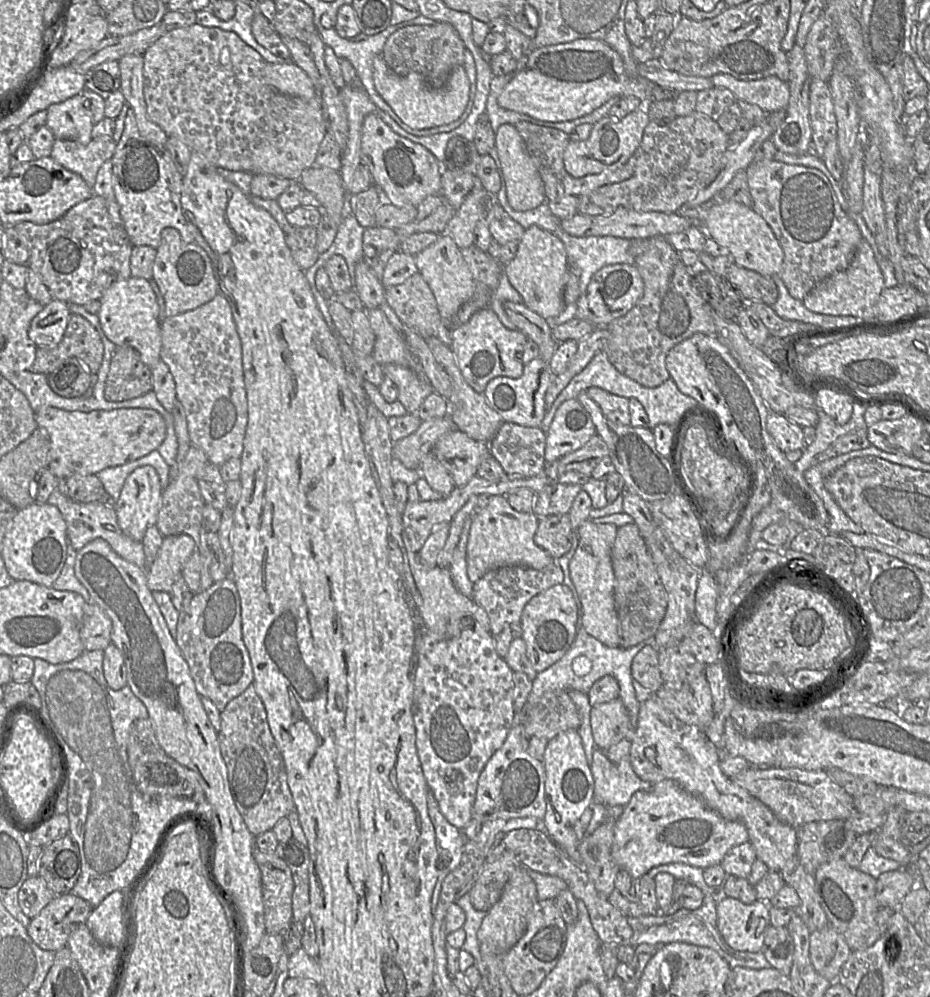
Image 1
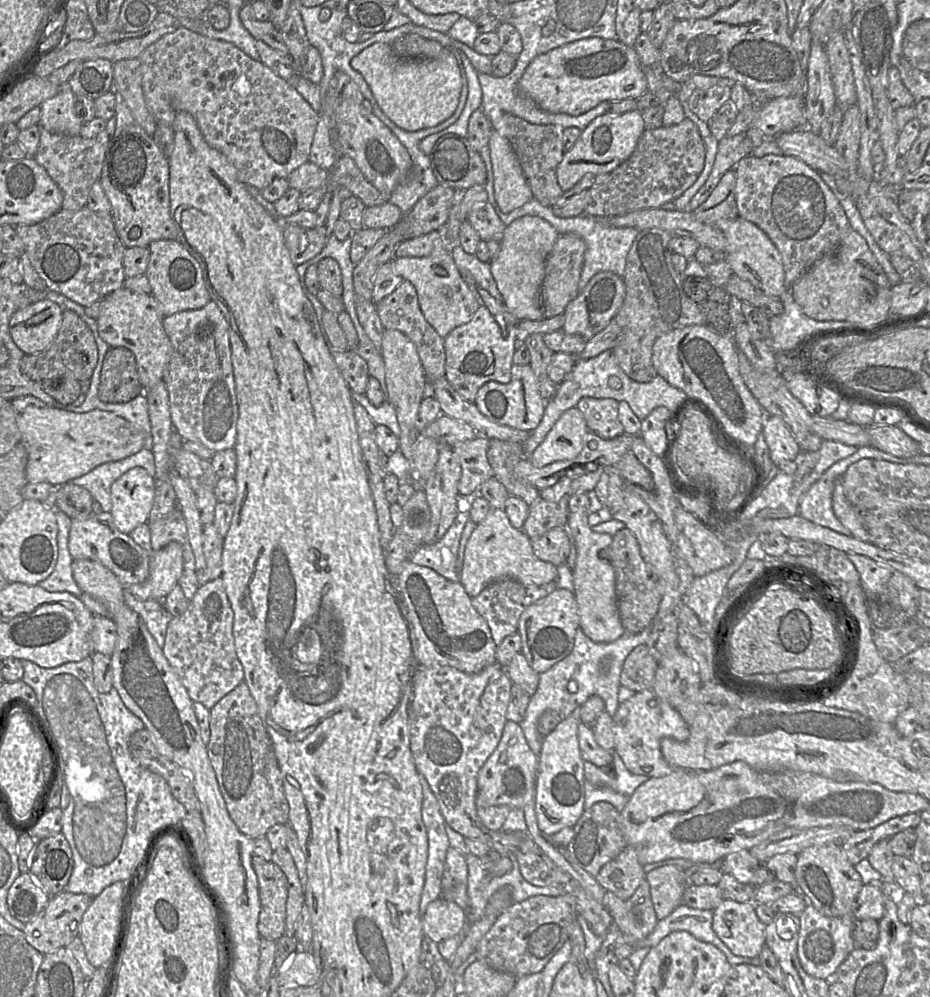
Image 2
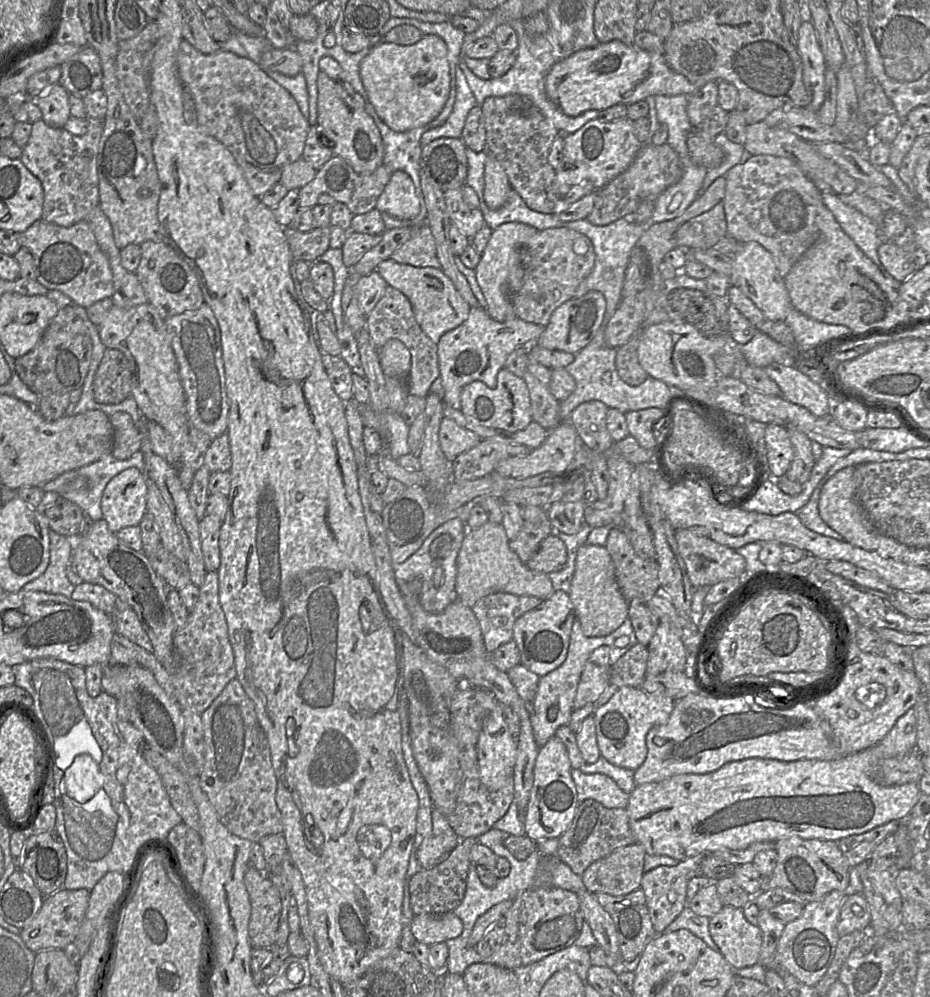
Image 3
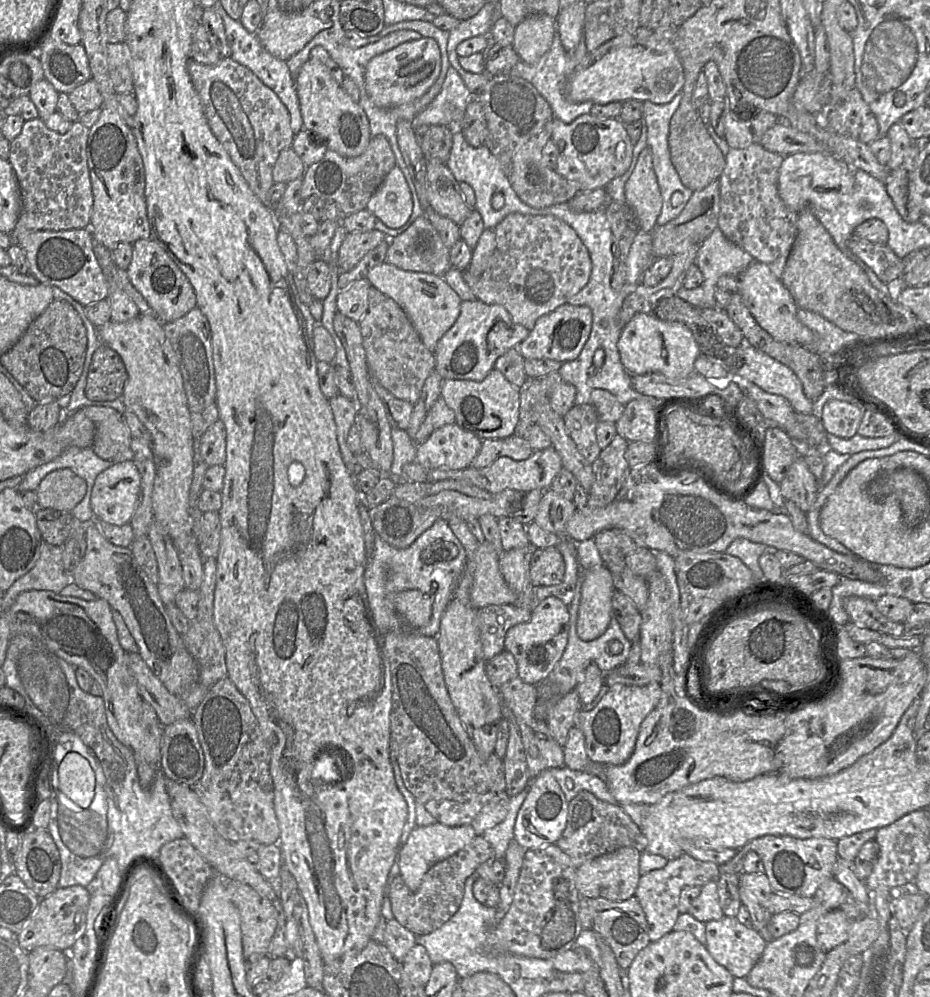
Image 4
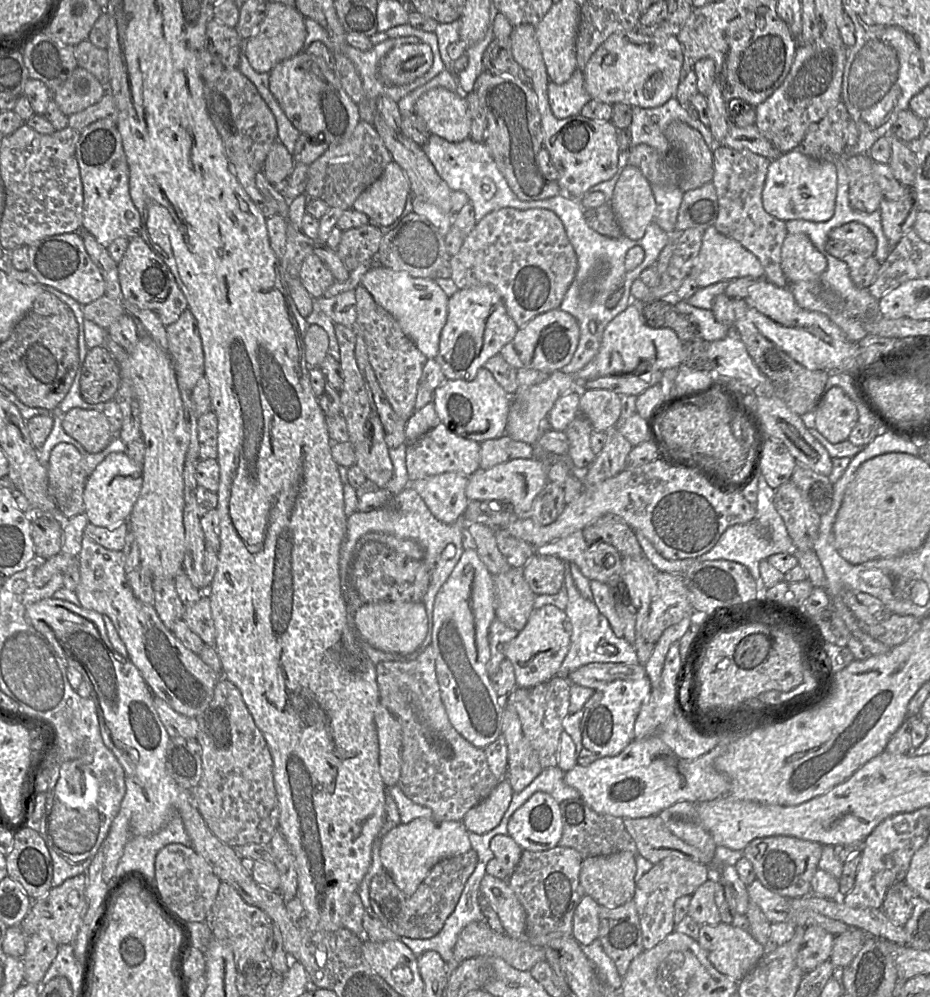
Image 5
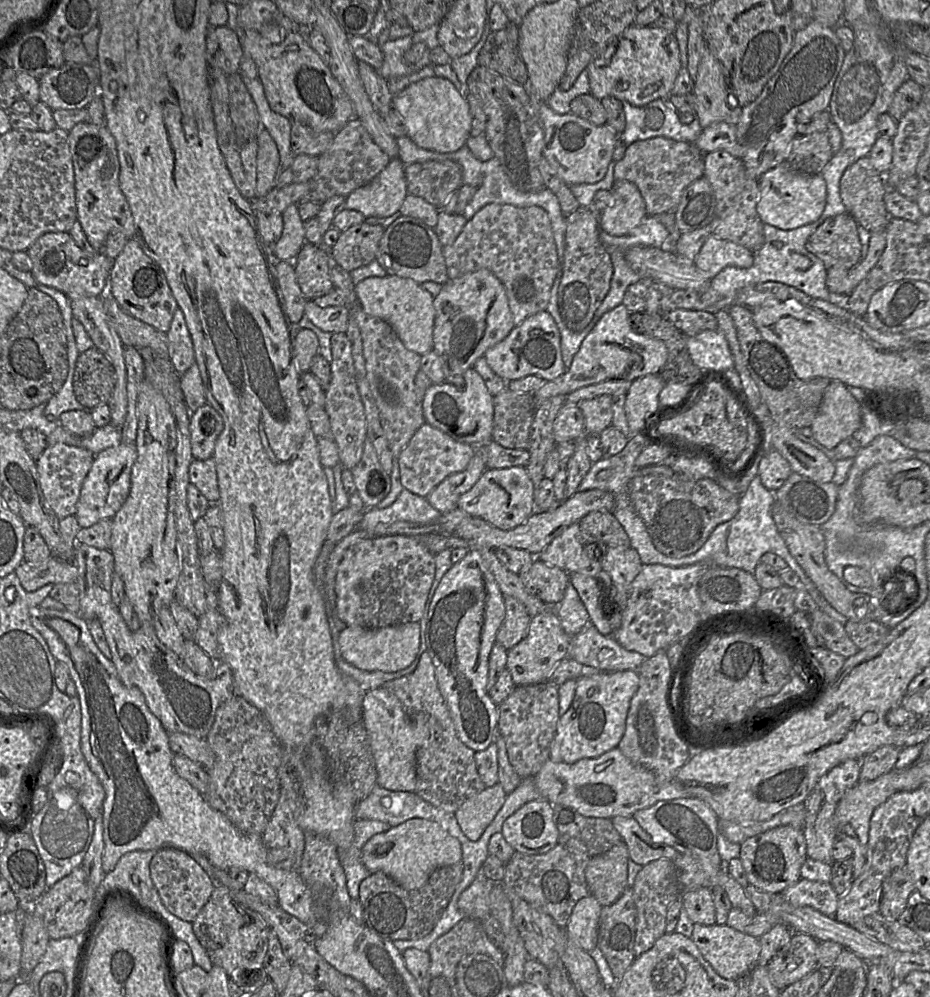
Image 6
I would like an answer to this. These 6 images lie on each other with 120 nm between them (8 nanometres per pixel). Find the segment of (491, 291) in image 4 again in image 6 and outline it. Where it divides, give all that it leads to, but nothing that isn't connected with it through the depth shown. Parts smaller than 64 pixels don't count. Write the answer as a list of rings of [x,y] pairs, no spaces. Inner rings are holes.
[[[488,204],[466,221],[454,243],[443,246],[442,253],[449,279],[481,269],[491,271],[505,287],[515,326],[533,314],[546,311],[552,287],[560,274],[561,259],[557,252],[550,219],[547,212],[539,206],[515,207],[508,204]]]

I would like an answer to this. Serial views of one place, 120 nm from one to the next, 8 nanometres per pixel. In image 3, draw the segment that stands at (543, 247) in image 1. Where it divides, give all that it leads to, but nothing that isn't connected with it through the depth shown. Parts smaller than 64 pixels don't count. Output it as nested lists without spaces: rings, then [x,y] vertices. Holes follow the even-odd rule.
[[[508,222],[498,226],[493,230],[481,253],[480,261],[474,268],[477,283],[485,297],[486,312],[496,321],[503,322],[516,316],[511,297],[523,283],[522,247],[537,231],[535,227],[520,222]]]

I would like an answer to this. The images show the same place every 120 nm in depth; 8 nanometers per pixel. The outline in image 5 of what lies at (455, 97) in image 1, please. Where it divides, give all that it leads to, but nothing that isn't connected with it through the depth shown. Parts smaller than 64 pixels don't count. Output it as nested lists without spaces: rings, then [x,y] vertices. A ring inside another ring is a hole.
[[[425,43],[393,48],[382,59],[379,75],[384,83],[406,85],[423,76],[433,64],[431,47]]]

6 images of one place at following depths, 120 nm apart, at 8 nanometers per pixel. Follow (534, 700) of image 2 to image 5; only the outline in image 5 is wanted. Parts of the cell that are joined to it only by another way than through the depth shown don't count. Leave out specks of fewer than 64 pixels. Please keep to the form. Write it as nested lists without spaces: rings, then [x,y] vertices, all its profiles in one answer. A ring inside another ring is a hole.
[[[566,563],[564,586],[568,594],[565,613],[571,623],[572,633],[568,653],[560,667],[560,674],[568,675],[570,672],[591,663],[639,663],[634,645],[629,643],[624,637],[617,637],[609,621],[599,612],[594,601],[586,599],[580,594],[570,572],[571,566],[573,566],[573,563]],[[602,646],[615,647],[615,653],[608,654],[602,650]]]

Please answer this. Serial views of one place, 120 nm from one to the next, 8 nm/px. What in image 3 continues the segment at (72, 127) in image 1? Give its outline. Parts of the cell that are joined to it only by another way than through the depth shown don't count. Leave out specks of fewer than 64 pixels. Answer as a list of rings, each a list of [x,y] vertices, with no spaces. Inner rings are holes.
[[[60,83],[43,89],[36,98],[42,119],[51,127],[64,128],[71,117],[69,93]]]

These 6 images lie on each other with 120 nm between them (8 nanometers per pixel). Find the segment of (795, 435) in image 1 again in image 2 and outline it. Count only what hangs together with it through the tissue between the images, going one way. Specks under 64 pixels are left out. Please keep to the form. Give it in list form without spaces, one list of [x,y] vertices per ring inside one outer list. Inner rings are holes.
[[[766,416],[762,434],[769,449],[770,459],[777,467],[783,461],[795,460],[801,452],[790,429],[778,416]]]

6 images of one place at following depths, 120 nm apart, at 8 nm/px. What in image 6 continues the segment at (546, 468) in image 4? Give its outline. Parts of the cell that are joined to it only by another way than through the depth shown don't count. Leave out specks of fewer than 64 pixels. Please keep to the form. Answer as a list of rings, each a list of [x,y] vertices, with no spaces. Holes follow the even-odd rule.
[[[525,467],[486,469],[471,489],[460,495],[457,508],[499,529],[512,529],[534,512],[534,485]]]

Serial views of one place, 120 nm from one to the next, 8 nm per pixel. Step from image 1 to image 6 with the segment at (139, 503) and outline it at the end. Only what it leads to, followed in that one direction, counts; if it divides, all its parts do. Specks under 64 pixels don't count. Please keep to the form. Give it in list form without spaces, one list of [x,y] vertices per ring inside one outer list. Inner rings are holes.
[[[120,443],[94,456],[92,466],[82,484],[75,517],[81,528],[112,519],[126,501],[131,487],[131,469],[137,459],[135,444]]]

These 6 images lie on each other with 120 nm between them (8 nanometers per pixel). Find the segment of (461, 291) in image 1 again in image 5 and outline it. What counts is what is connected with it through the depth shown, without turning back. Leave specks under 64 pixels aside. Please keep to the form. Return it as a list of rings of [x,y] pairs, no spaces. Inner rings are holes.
[[[377,265],[365,273],[360,285],[371,294],[377,304],[397,320],[404,334],[427,359],[436,357],[440,333],[447,320],[449,297],[434,280],[415,278],[406,272]]]

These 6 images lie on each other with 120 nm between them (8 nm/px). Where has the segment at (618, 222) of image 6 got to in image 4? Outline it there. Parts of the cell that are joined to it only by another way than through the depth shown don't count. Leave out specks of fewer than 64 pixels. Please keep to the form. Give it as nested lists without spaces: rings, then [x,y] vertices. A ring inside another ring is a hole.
[[[646,147],[639,155],[632,174],[624,187],[625,202],[633,210],[639,231],[652,232],[662,209],[662,196],[653,169],[651,150]]]

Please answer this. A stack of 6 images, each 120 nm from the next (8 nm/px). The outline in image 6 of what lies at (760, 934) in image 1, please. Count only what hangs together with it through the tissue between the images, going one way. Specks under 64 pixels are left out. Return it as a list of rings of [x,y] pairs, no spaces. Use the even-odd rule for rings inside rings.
[[[694,923],[691,939],[704,959],[722,978],[737,981],[757,966],[761,950],[759,938],[739,932],[726,924],[701,925]]]

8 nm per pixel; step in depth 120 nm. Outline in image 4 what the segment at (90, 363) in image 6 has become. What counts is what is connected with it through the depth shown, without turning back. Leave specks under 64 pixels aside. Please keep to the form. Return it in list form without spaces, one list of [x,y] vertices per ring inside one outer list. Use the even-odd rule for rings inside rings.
[[[101,344],[92,356],[85,396],[91,401],[113,401],[123,394],[127,381],[126,367],[120,355]]]

